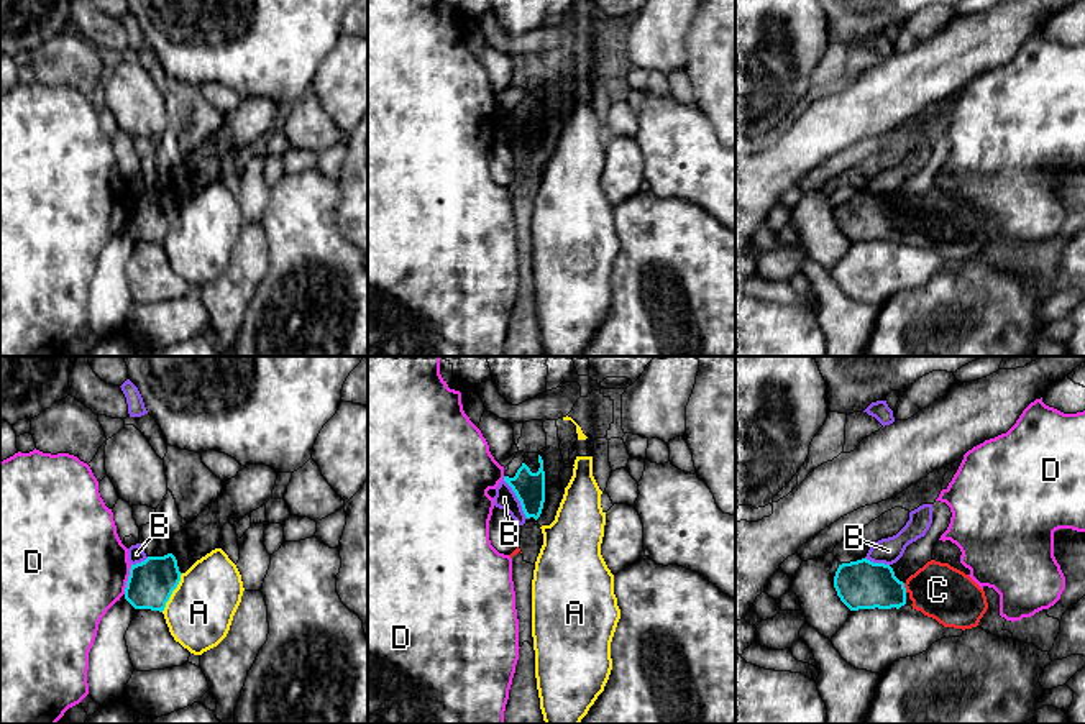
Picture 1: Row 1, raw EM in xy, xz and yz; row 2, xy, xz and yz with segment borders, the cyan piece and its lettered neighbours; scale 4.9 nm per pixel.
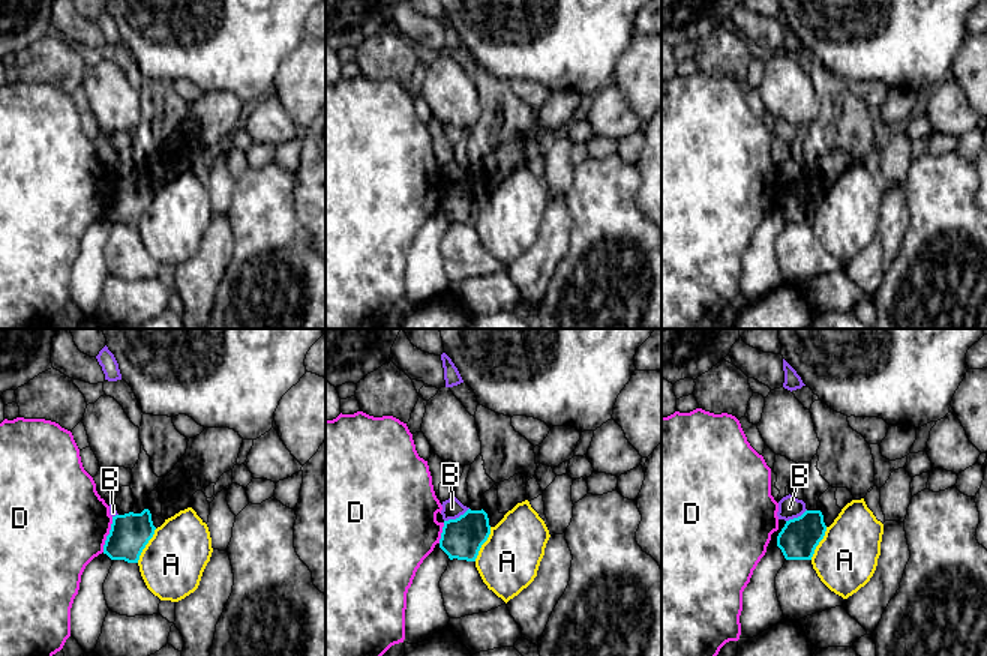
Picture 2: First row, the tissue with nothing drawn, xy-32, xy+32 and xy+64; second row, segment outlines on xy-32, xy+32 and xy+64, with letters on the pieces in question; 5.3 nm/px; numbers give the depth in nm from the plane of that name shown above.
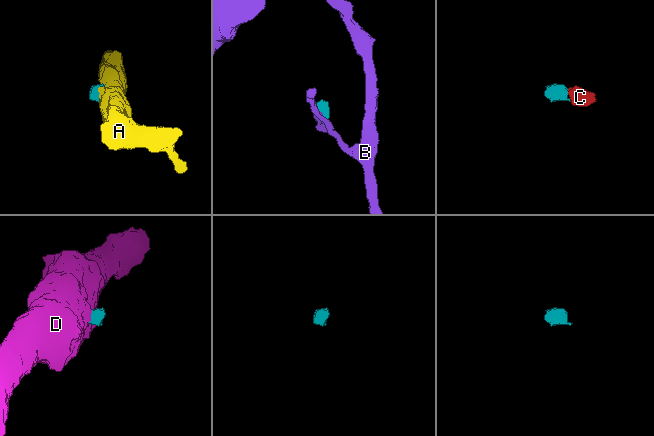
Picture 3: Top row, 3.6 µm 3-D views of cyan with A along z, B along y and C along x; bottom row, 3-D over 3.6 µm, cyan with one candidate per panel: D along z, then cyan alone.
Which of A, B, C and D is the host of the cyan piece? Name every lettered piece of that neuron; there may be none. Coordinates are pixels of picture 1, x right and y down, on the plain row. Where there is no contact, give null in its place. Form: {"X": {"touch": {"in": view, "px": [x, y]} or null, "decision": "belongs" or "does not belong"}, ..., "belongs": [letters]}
{"A": {"touch": {"in": "xy", "px": [171, 225]}, "decision": "does not belong"}, "B": {"touch": {"in": "xz", "px": [517, 130]}, "decision": "does not belong"}, "C": {"touch": {"in": "yz", "px": [905, 220]}, "decision": "belongs"}, "D": {"touch": {"in": "xy", "px": [128, 212]}, "decision": "does not belong"}, "belongs": ["C"]}

